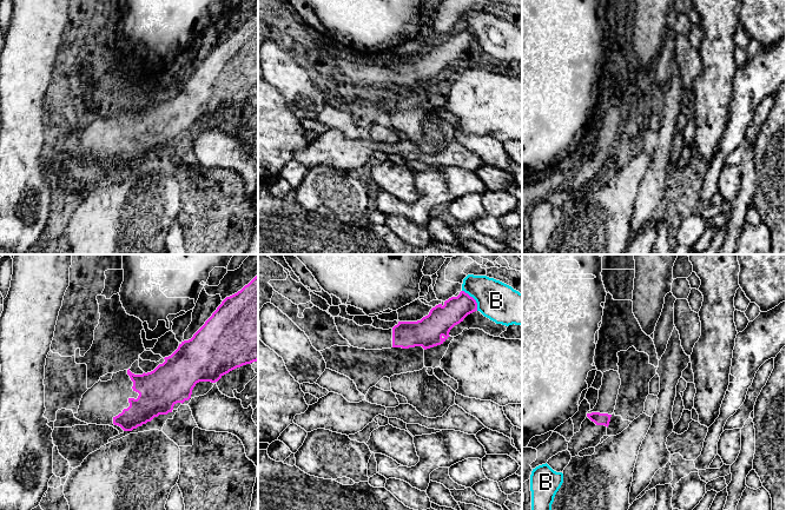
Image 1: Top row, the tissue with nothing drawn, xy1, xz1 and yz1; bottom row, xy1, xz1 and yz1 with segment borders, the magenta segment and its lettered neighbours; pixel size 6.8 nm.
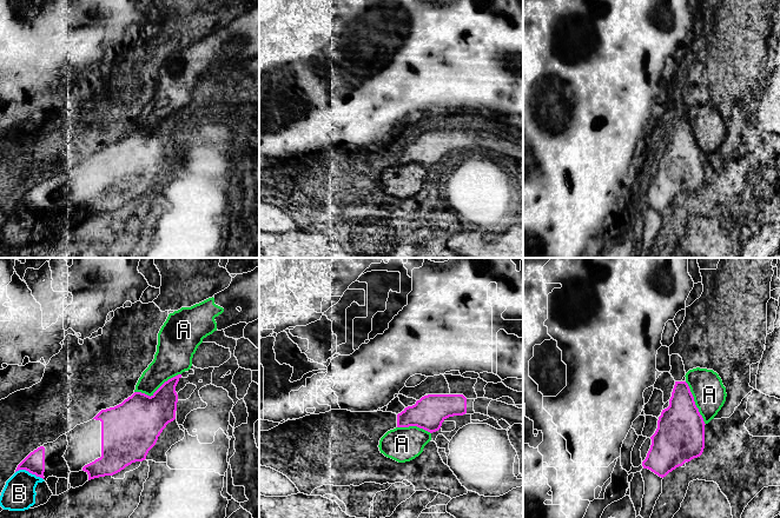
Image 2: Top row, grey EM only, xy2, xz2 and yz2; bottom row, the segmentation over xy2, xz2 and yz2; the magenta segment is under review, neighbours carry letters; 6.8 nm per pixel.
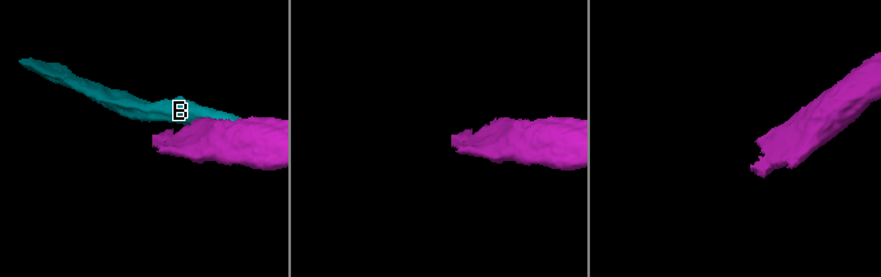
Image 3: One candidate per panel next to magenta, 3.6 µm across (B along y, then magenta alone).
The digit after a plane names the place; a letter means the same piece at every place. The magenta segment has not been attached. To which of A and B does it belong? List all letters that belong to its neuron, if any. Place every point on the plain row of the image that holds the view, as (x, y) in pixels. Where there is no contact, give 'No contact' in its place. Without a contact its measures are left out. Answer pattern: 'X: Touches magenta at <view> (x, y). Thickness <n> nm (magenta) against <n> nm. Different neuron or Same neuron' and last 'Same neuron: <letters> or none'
A: Touches magenta at xy2 (158, 125). Thickness 340 nm (magenta) against 240 nm. Different neuron
B: Touches magenta at xy2 (30, 208). Thickness 140 nm (magenta) against 220 nm. Different neuron
Same neuron: none

